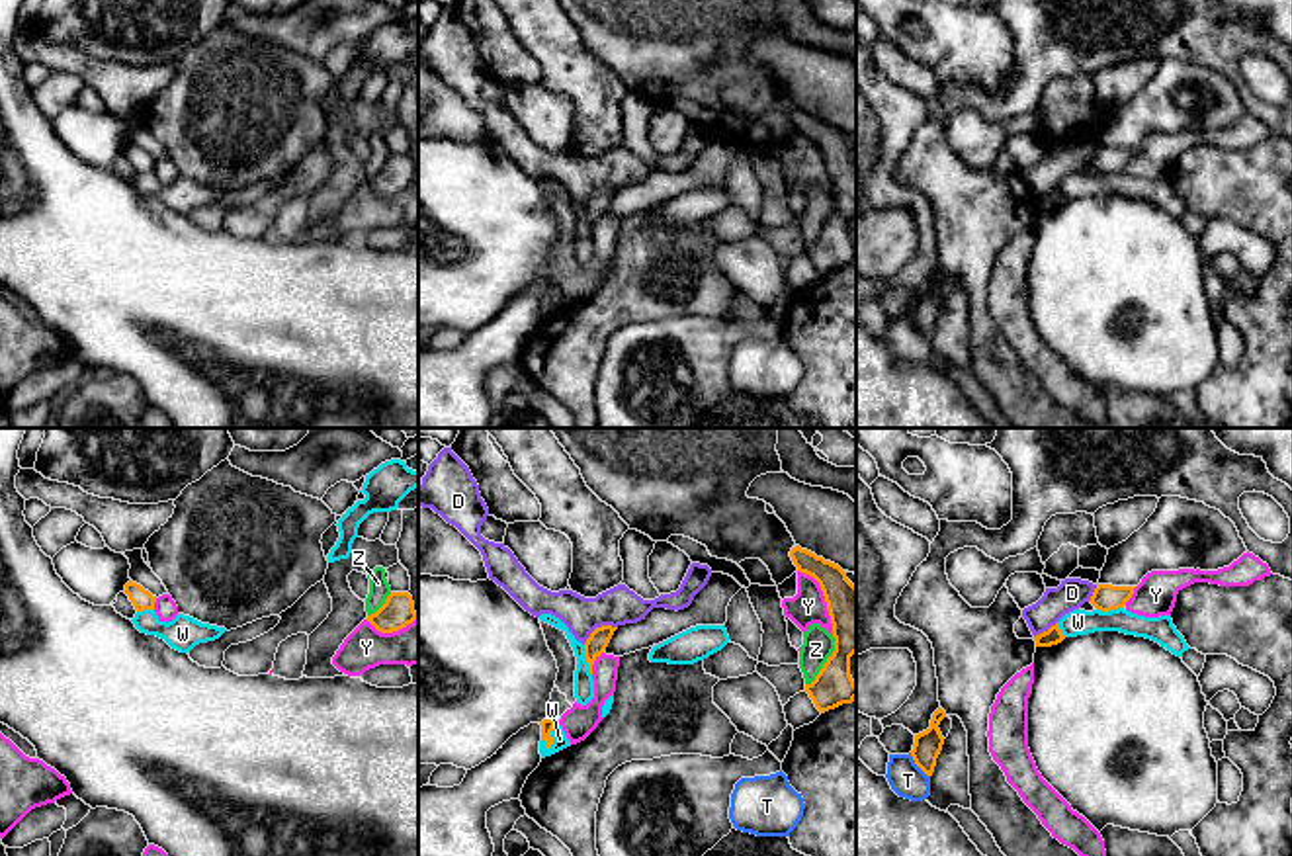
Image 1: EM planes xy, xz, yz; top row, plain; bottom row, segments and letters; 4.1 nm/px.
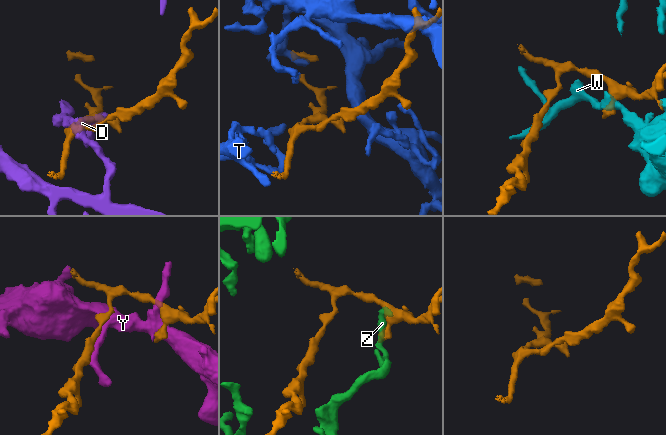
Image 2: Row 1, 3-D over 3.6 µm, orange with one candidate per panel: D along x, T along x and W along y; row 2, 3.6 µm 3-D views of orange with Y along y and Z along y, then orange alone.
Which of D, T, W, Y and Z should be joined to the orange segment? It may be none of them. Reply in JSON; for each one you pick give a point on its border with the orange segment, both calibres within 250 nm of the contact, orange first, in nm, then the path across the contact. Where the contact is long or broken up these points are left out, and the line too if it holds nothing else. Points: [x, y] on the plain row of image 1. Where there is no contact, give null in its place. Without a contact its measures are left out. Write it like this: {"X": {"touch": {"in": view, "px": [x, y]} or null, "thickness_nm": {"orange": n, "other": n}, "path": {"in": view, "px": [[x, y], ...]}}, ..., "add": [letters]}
{"add": []}

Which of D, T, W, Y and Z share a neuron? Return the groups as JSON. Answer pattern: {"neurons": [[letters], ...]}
{"neurons": [["D"], ["T"], ["W"], ["Y"], ["Z"]]}

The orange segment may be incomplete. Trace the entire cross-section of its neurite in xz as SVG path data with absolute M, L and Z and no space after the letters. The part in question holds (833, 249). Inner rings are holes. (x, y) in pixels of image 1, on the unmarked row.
M799 107L792 109L790 119L799 135L819 145L833 186L835 213L815 242L805 246L815 270L825 276L856 262L850 238L850 219L856 215L856 149L839 127Z

